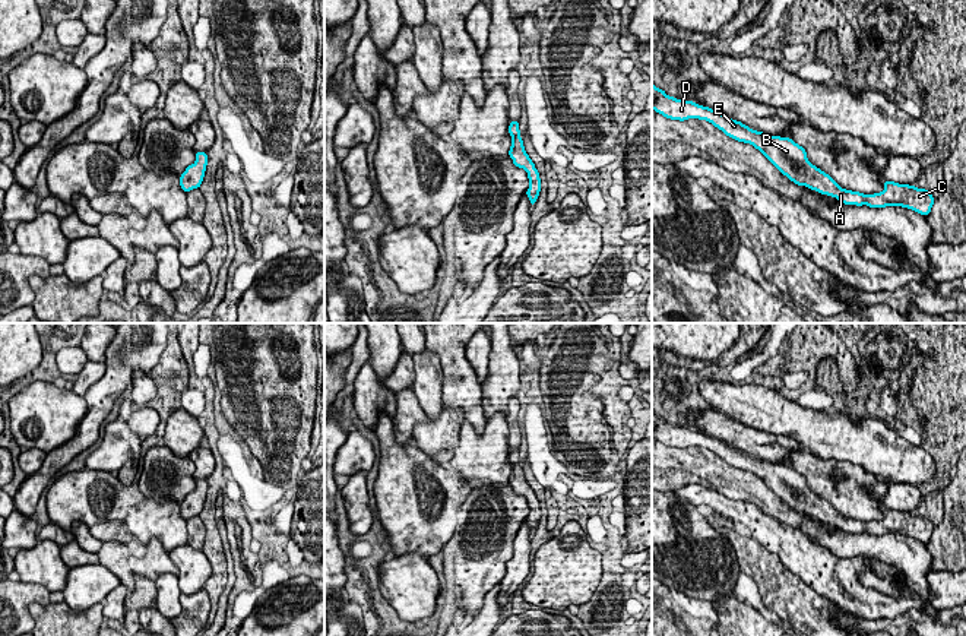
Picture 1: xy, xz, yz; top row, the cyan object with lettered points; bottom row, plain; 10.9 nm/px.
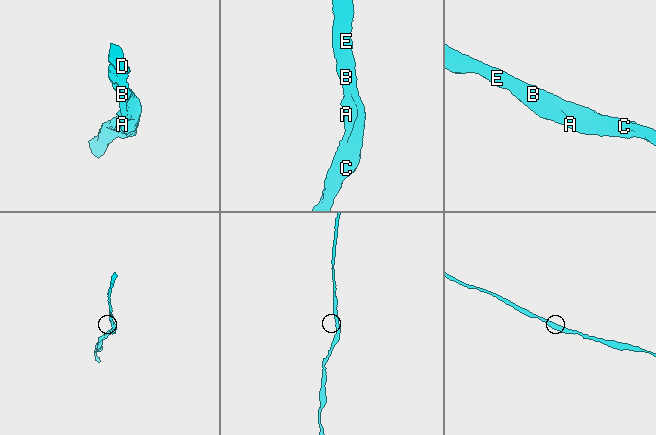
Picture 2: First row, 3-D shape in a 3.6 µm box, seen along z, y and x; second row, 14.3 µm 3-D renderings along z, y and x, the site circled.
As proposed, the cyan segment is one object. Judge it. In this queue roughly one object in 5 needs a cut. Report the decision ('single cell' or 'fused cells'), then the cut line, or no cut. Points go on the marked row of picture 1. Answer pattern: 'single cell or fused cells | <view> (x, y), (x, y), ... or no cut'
single cell | no cut

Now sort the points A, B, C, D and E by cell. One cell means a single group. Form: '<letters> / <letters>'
A B C D E

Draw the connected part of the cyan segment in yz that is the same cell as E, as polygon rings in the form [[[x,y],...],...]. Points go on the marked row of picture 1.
[[[652,83],[652,108],[671,120],[699,118],[712,123],[726,136],[753,145],[758,149],[783,175],[798,186],[805,186],[821,194],[836,197],[845,205],[867,205],[870,208],[902,206],[924,216],[934,205],[932,194],[925,189],[909,184],[884,181],[884,190],[874,194],[864,194],[842,189],[829,174],[813,165],[802,146],[791,137],[770,136],[757,132],[732,120],[728,116],[693,101],[682,101],[665,94]]]

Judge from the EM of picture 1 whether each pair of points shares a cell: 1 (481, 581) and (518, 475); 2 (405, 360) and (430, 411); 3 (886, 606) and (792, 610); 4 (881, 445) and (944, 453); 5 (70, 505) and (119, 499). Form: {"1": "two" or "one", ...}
{"1": "one", "2": "two", "3": "one", "4": "two", "5": "one"}

